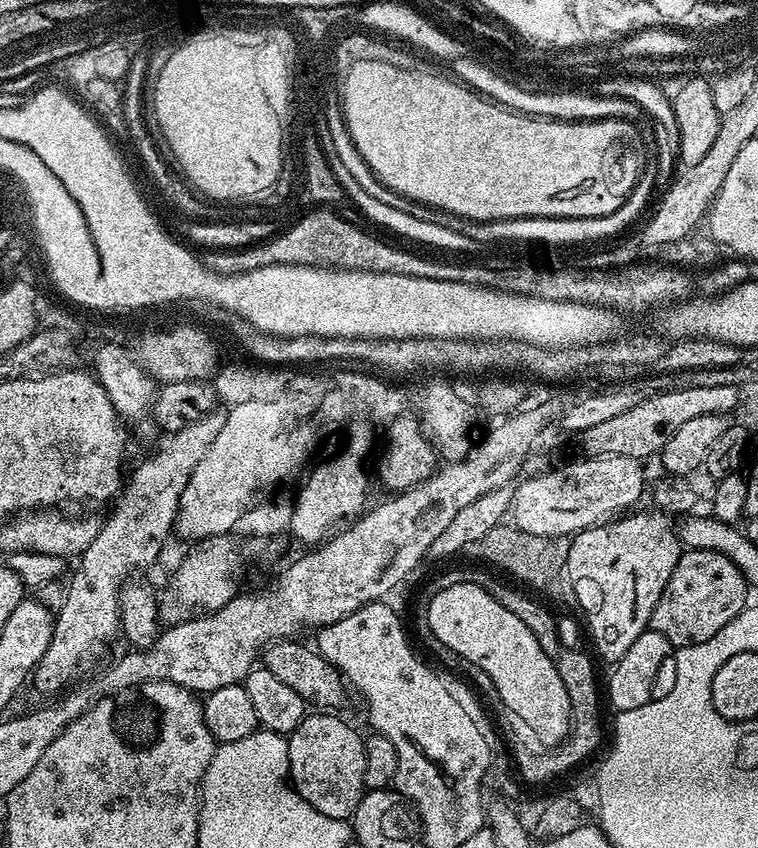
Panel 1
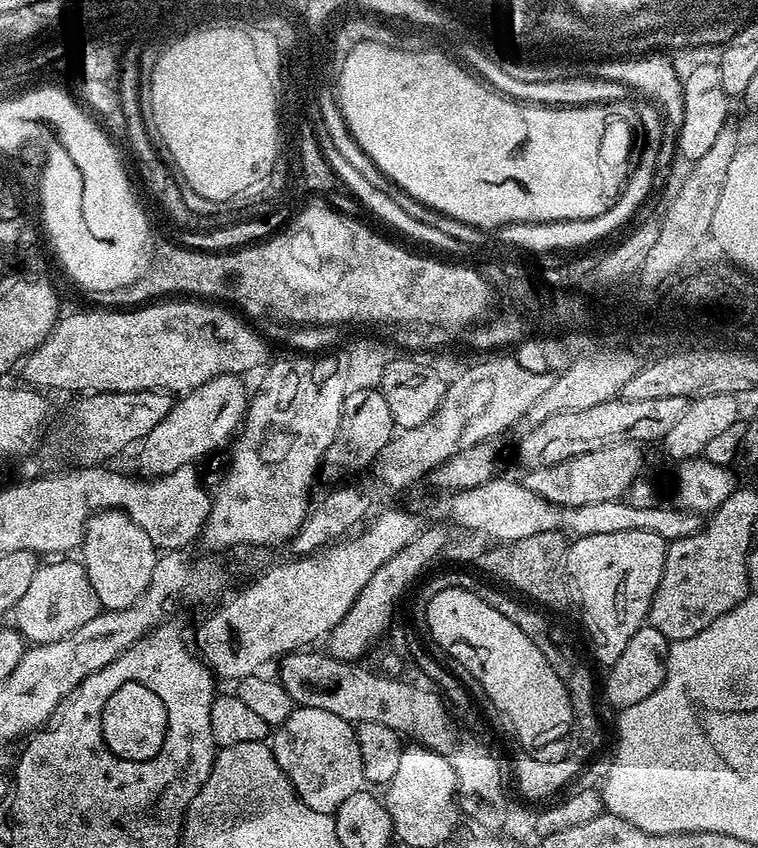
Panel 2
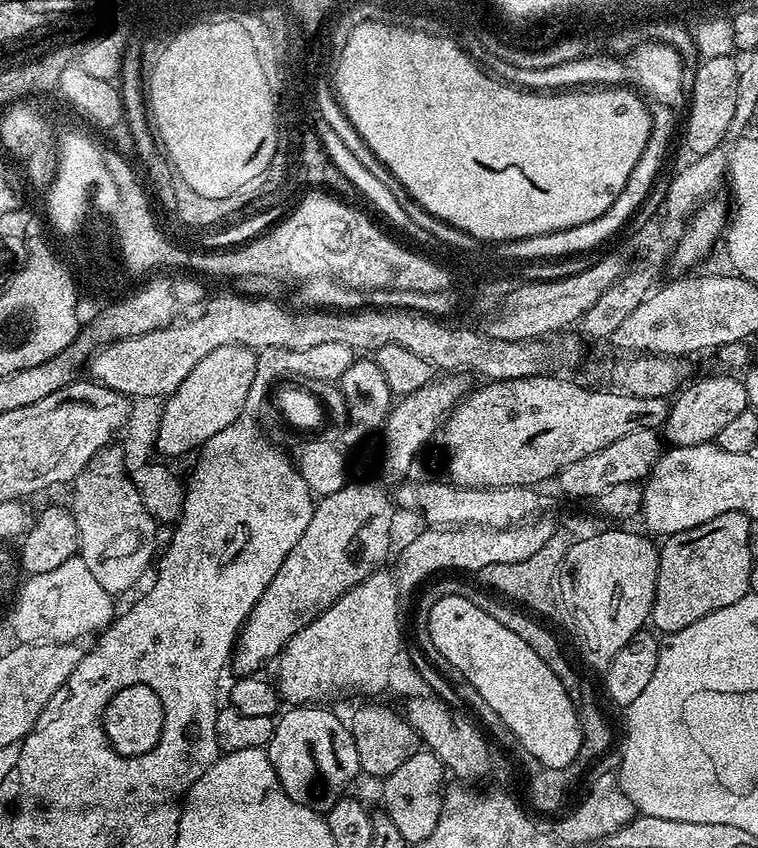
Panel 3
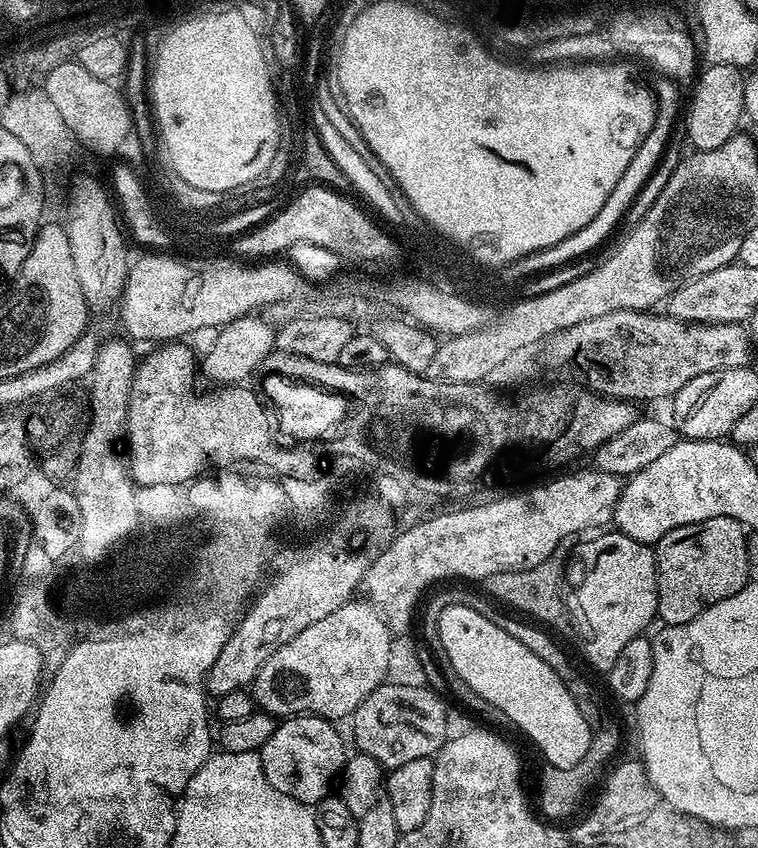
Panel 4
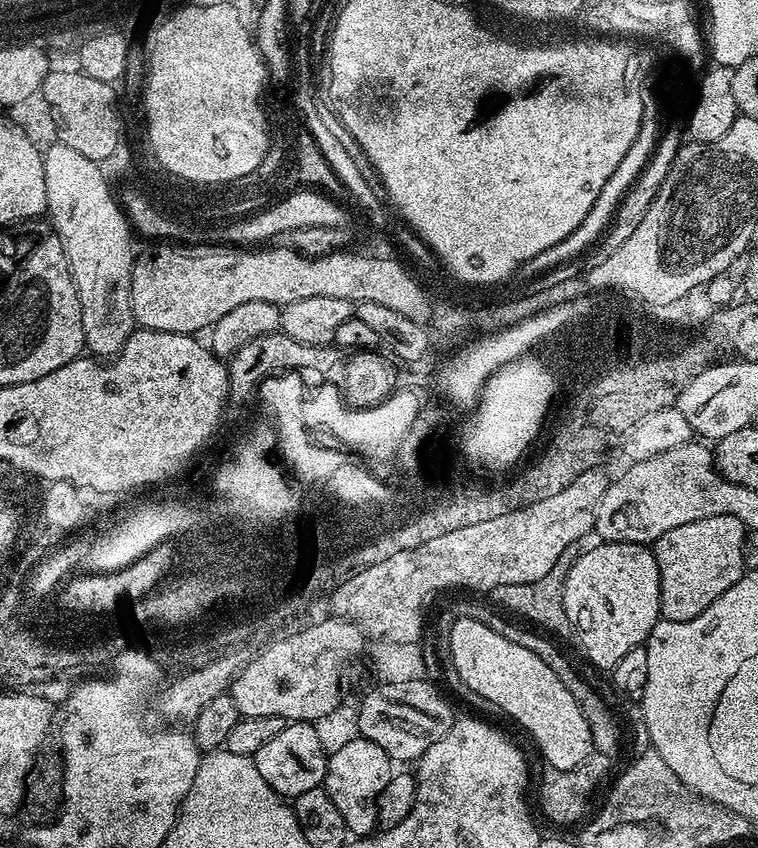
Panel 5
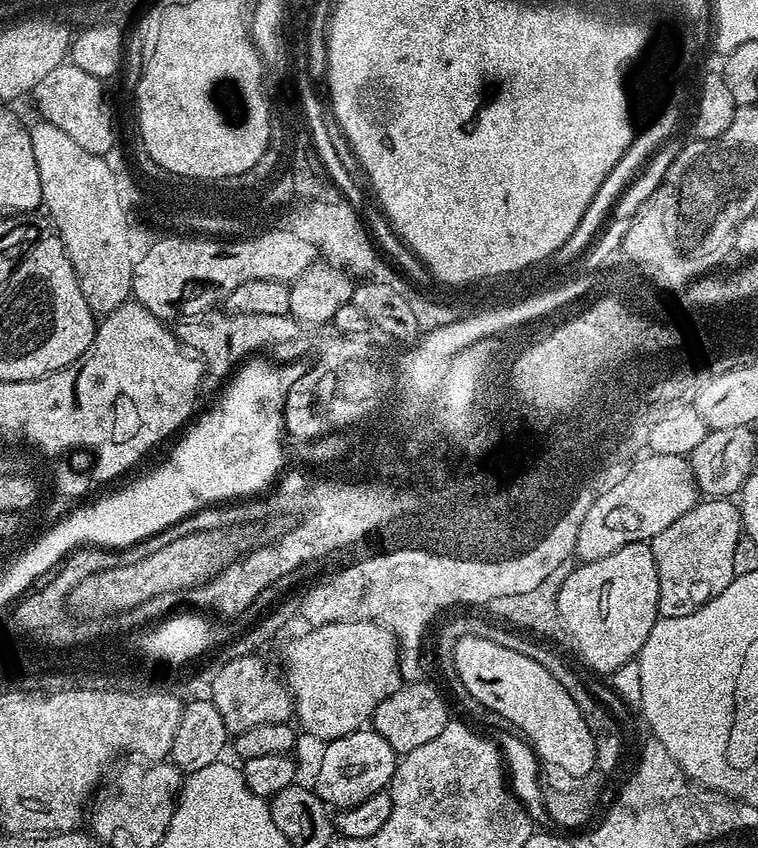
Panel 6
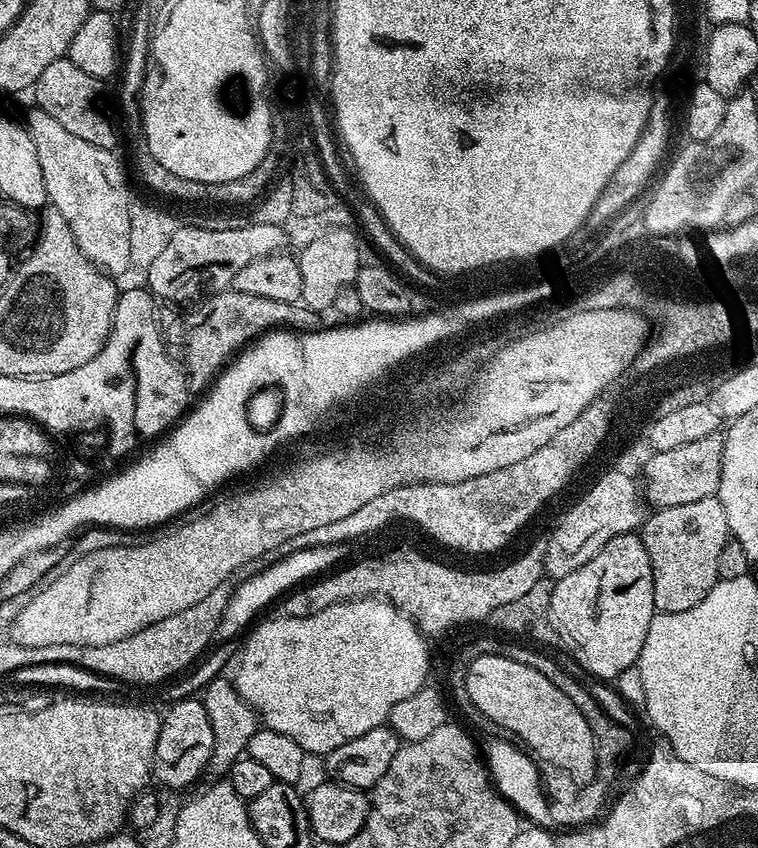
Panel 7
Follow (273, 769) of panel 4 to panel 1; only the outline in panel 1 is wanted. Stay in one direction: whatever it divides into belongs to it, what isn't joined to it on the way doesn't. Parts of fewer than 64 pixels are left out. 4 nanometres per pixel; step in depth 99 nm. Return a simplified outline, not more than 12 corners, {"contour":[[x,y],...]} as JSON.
{"contour":[[339,715],[286,736],[290,783],[348,820],[366,791],[364,736]]}

